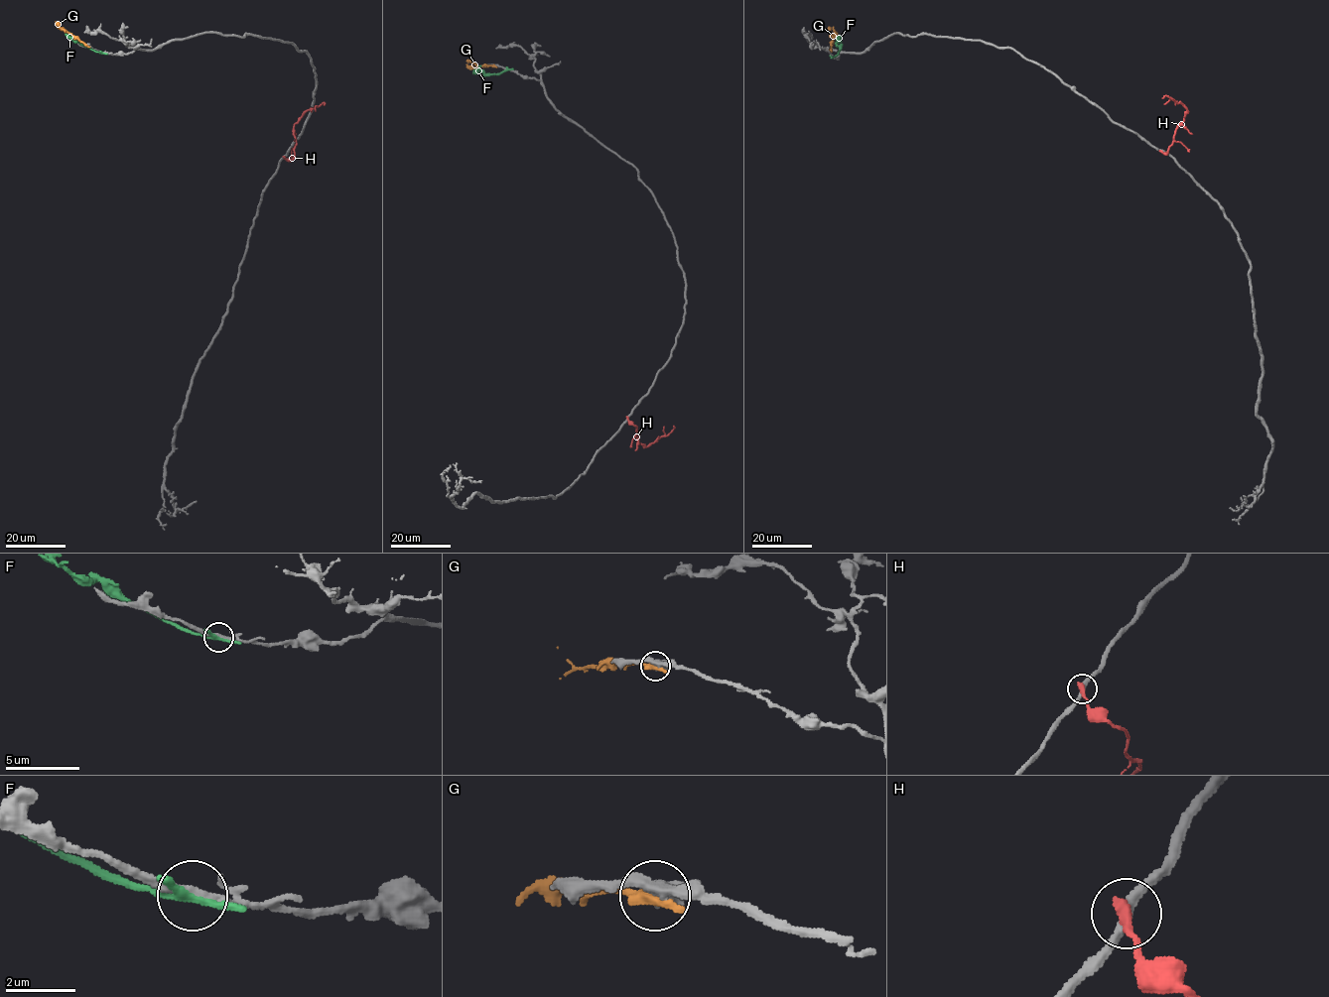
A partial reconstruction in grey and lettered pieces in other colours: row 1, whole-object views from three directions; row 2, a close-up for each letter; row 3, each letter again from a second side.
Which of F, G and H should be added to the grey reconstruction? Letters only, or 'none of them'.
none of them

